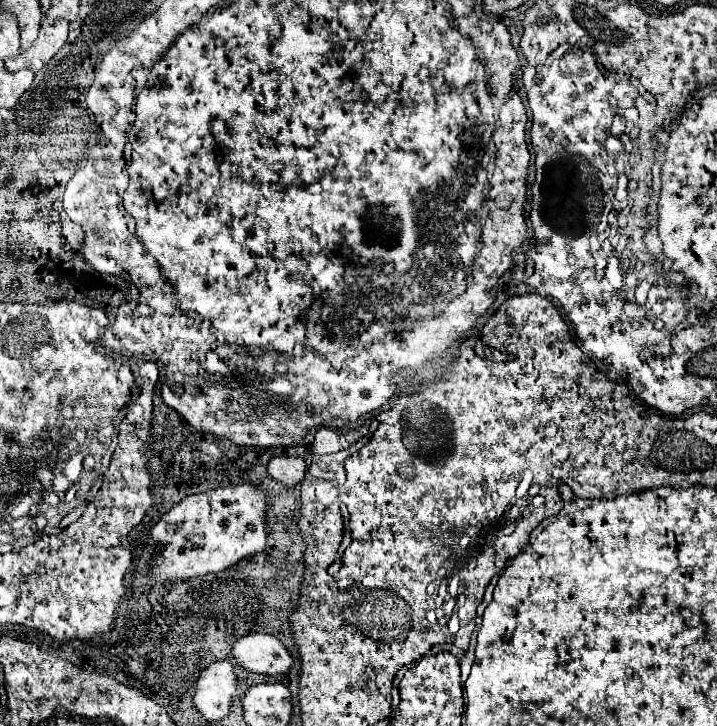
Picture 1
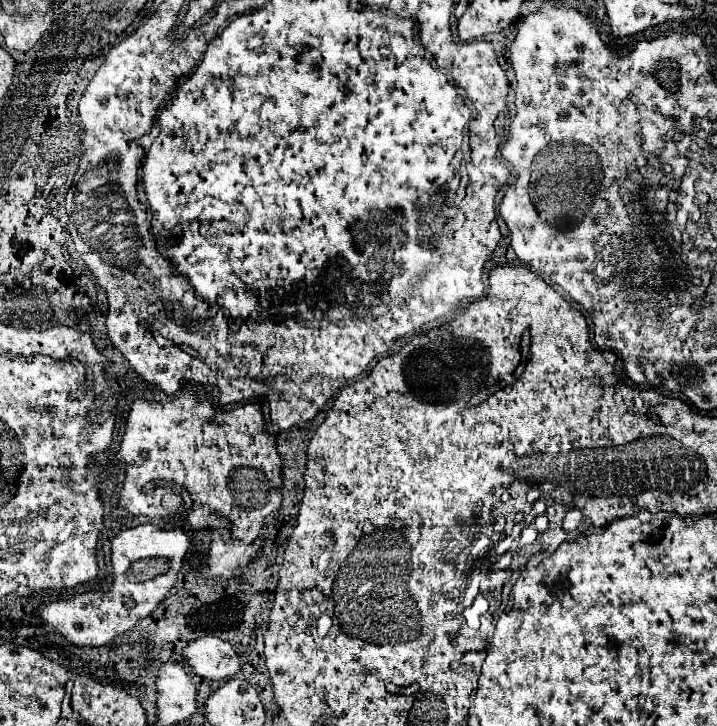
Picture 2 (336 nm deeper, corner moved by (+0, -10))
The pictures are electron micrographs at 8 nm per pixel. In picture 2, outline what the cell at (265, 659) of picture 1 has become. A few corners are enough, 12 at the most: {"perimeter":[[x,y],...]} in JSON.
{"perimeter":[[213,636],[181,654],[197,676],[227,680],[241,668],[233,646]]}

